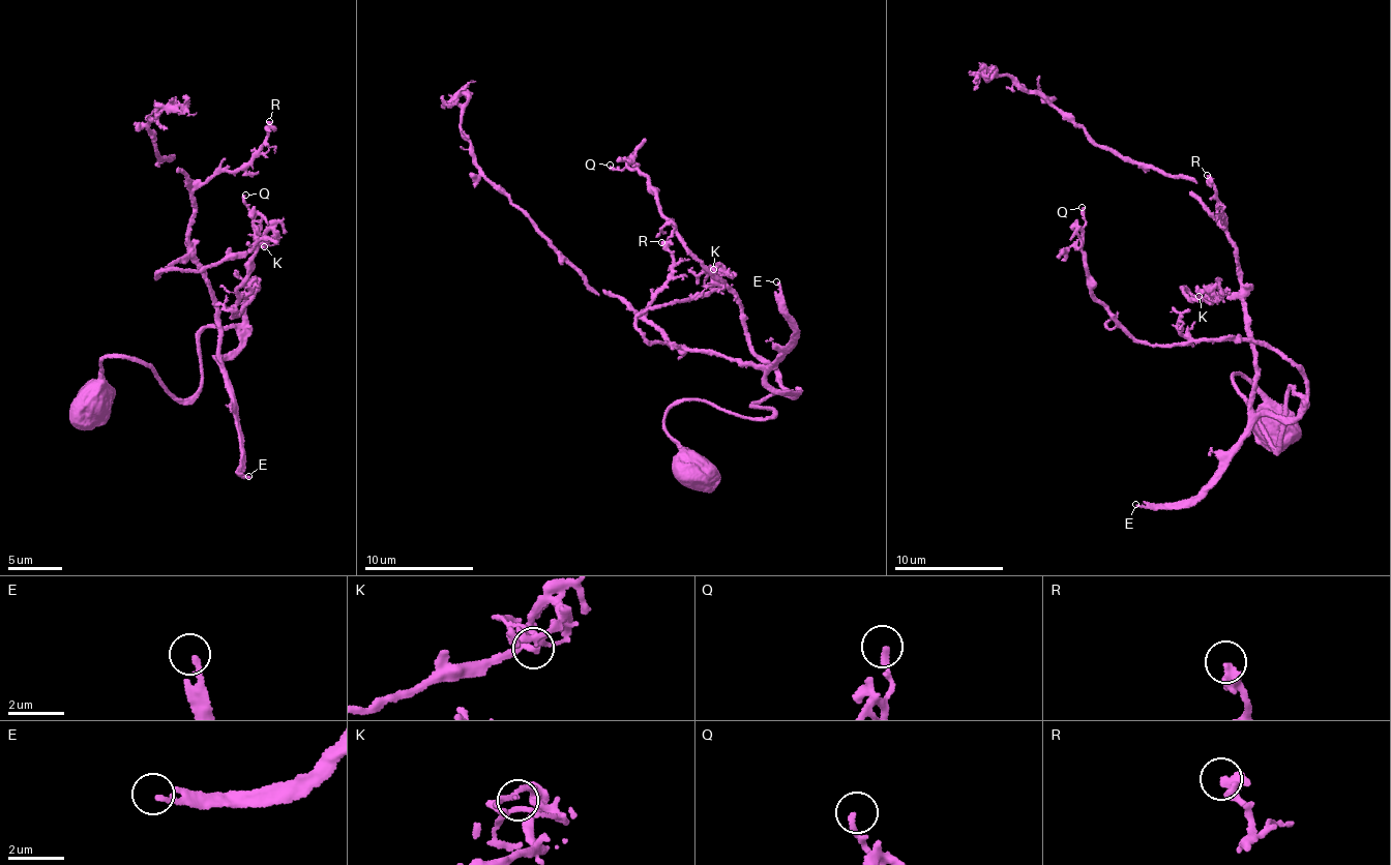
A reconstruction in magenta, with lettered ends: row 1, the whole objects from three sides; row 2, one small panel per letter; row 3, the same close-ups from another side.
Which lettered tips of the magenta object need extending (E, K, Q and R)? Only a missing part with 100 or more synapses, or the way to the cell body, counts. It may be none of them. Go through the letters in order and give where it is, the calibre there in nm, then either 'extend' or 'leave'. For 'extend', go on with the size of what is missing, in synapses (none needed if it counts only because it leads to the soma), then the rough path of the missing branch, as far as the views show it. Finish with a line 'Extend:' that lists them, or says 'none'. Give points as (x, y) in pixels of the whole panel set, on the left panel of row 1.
E: at (248, 476); 160 nm thick; extend; about 350 synapses
K: at (264, 246); 130 nm thick; leave
Q: at (245, 195); 200 nm thick; leave
R: at (269, 121); 360 nm thick; leave
Extend: E

